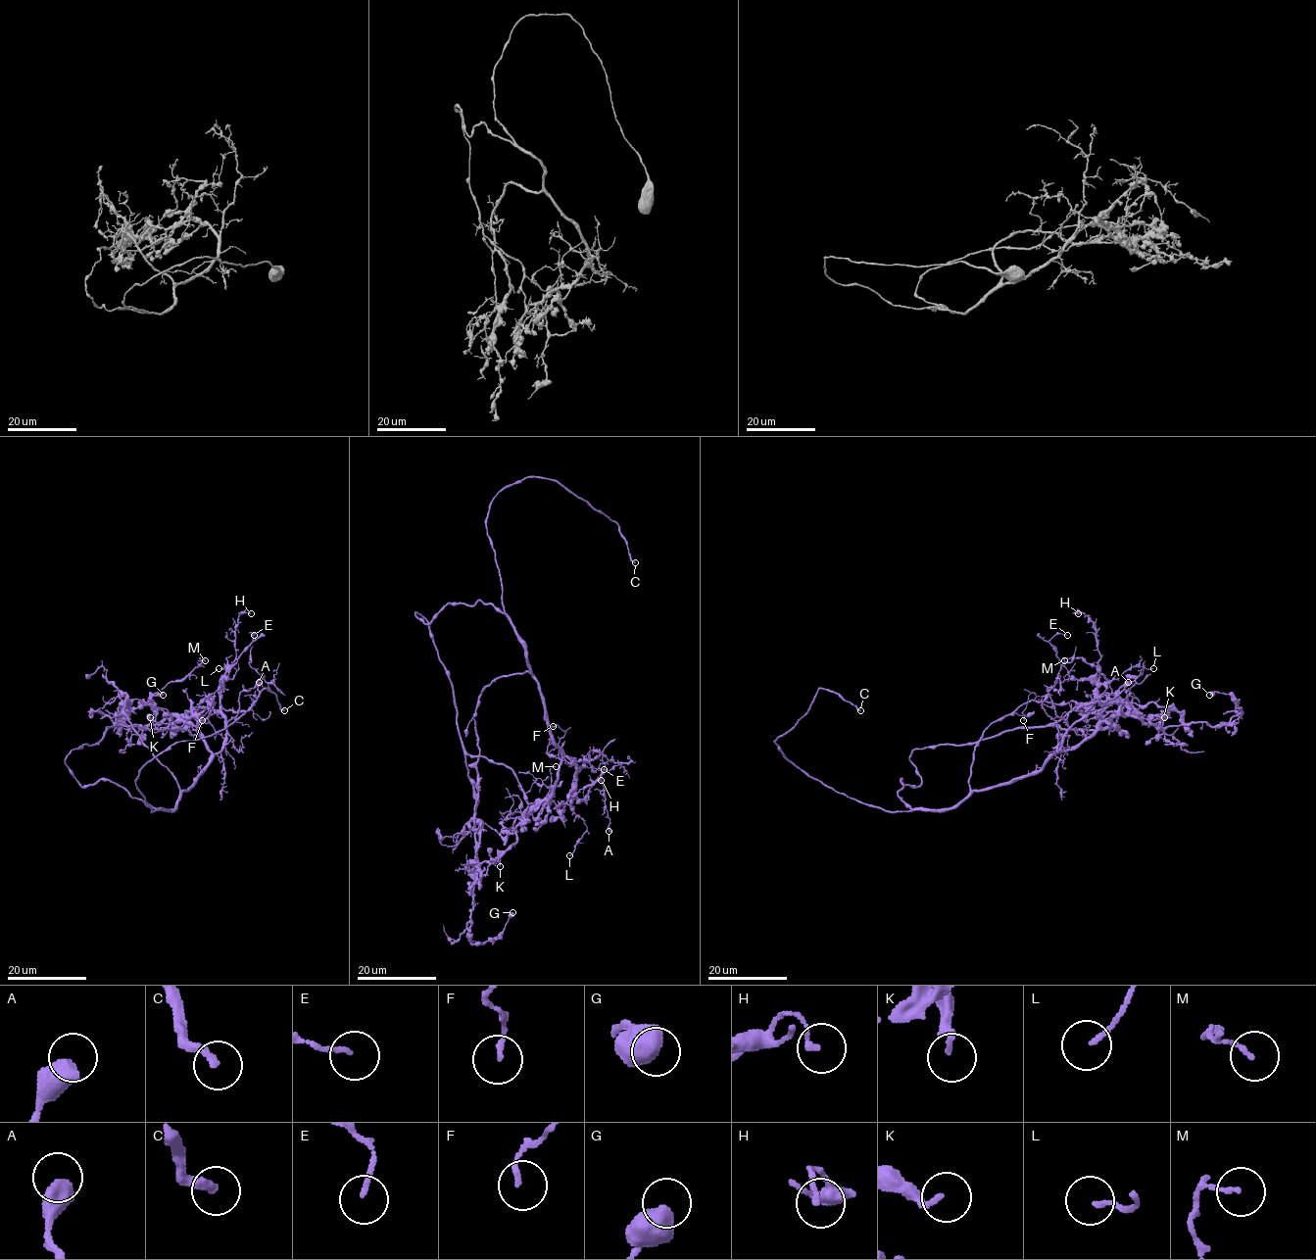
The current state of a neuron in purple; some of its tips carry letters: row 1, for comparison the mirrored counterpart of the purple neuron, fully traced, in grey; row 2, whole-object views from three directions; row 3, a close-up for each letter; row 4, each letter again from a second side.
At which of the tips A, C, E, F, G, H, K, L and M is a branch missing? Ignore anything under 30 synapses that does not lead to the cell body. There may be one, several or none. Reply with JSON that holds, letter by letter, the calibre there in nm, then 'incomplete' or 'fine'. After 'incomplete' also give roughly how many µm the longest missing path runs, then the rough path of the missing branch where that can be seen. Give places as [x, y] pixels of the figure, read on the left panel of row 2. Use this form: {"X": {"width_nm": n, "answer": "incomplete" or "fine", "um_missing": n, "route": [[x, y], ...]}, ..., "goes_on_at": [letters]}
{"A": {"width_nm": 600, "answer": "fine"}, "C": {"width_nm": 260, "answer": "incomplete", "um_missing": 25, "route": [[284, 710], [298, 717], [295, 736], [300, 754]]}, "E": {"width_nm": 130, "answer": "fine"}, "F": {"width_nm": 130, "answer": "fine"}, "G": {"width_nm": 600, "answer": "fine"}, "H": {"width_nm": 160, "answer": "fine"}, "K": {"width_nm": 200, "answer": "fine"}, "L": {"width_nm": 130, "answer": "fine"}, "M": {"width_nm": 120, "answer": "fine"}, "goes_on_at": ["C"]}

